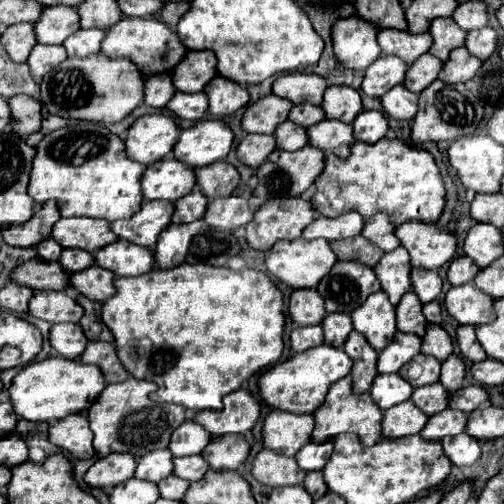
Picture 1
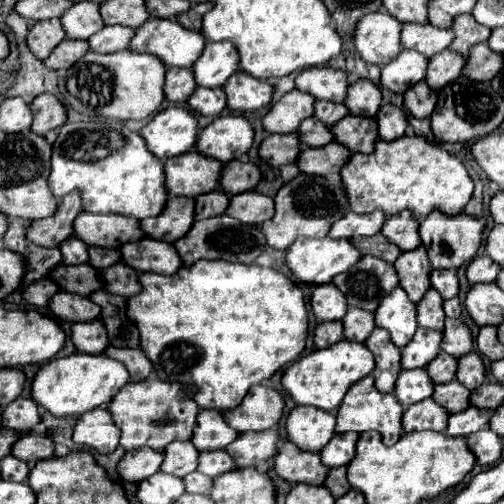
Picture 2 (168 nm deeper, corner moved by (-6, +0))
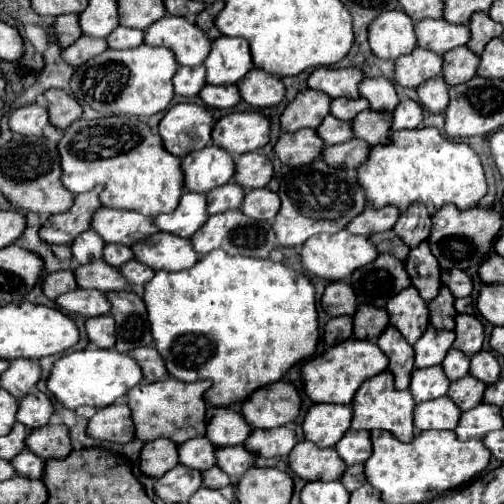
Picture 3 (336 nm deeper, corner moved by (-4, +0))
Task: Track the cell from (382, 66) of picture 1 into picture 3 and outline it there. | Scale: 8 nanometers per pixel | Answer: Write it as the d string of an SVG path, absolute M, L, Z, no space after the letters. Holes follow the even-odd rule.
M415 48L411 54L395 60L395 82L407 88L417 88L421 82L441 72L443 58L425 48Z

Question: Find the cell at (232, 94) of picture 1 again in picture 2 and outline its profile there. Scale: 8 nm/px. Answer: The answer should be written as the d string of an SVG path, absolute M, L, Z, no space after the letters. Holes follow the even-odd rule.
M237 72L223 86L227 92L227 106L237 112L249 112L263 108L273 98L273 86L265 80L257 80L247 72Z

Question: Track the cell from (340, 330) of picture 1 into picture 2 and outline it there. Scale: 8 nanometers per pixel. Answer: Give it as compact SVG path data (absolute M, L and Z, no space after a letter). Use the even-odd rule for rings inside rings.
M349 308L347 316L343 318L345 324L345 338L355 342L365 342L375 328L375 314L369 310Z

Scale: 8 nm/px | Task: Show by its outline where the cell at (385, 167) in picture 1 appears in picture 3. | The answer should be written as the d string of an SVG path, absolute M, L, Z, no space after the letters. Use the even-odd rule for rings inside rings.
M413 128L413 130L397 130L391 132L389 144L379 144L369 148L367 160L357 168L357 182L361 184L365 198L373 208L395 206L399 210L409 208L413 202L421 202L427 208L439 210L443 204L455 204L459 210L467 210L477 206L477 202L487 194L487 182L483 174L483 166L479 156L463 142L449 140L439 134L437 128Z

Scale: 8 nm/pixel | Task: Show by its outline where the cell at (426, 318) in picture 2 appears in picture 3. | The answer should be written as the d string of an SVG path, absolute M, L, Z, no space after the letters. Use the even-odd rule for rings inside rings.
M441 286L441 292L439 296L429 302L429 322L433 328L443 328L443 330L453 330L455 328L455 308L453 308L453 294Z

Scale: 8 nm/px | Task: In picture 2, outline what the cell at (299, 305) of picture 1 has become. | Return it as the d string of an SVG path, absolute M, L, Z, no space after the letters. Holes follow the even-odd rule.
M323 284L313 290L311 308L319 320L341 320L347 314L347 300L335 284Z

